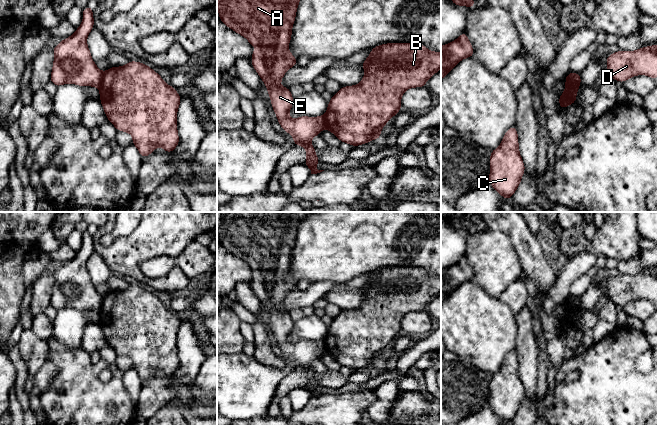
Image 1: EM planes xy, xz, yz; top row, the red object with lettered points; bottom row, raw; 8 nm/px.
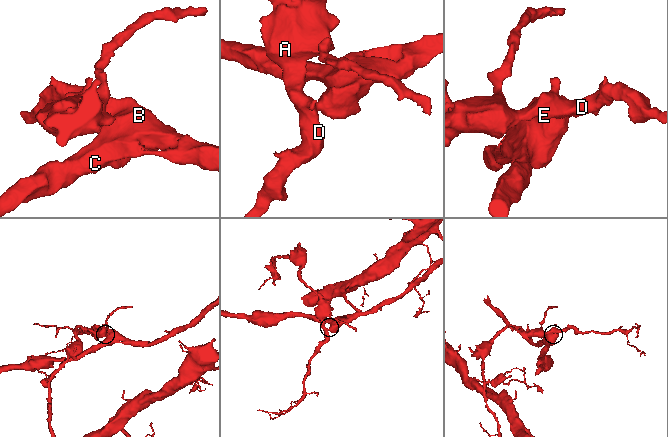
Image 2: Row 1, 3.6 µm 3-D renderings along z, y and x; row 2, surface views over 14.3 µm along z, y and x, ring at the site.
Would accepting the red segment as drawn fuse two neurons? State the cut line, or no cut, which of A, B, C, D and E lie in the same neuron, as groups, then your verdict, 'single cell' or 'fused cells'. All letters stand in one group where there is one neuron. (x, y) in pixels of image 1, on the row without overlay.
cut yz (565, 302), (579, 308); groups A D E / B C; fused cells

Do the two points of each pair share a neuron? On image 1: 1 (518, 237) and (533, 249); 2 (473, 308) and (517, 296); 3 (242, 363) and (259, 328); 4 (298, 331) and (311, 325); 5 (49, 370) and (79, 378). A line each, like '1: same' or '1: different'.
1: same
2: different
3: different
4: same
5: different

